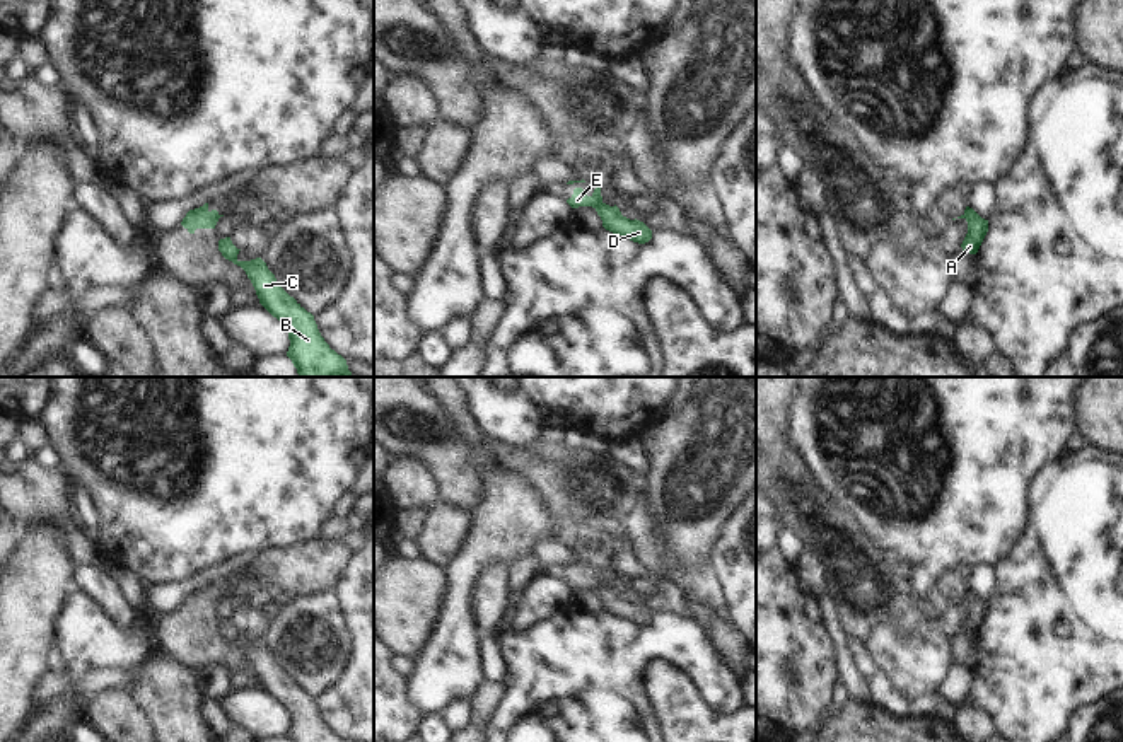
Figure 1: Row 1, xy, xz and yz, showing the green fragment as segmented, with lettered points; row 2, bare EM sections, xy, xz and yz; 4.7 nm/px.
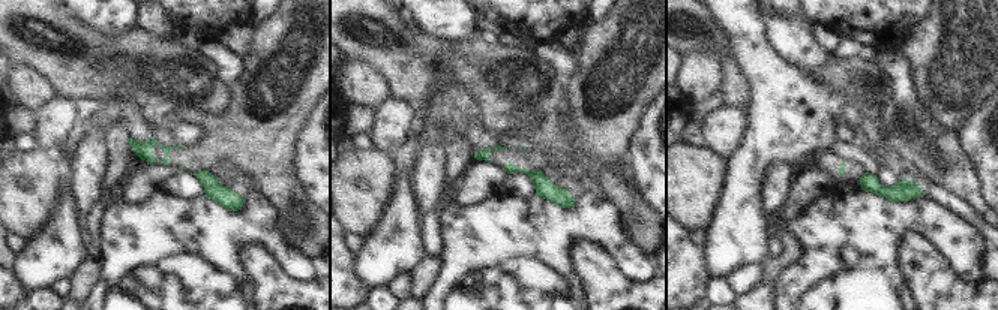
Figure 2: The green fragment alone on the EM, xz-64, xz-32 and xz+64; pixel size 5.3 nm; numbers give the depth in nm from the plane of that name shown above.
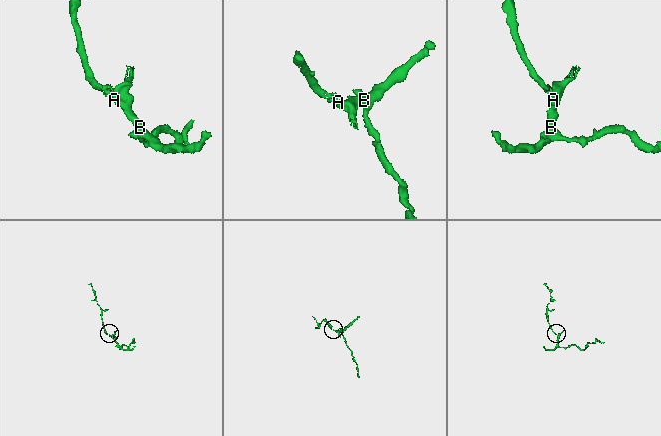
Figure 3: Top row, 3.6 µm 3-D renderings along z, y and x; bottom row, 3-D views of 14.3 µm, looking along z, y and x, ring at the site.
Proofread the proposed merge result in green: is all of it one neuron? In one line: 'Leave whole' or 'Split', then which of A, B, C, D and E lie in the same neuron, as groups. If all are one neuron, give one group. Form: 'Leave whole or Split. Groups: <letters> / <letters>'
Split. Groups: A B C D / E

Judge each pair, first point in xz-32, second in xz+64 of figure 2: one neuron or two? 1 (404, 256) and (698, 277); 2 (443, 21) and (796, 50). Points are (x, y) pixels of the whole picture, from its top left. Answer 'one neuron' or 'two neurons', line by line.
1: two neurons
2: one neuron

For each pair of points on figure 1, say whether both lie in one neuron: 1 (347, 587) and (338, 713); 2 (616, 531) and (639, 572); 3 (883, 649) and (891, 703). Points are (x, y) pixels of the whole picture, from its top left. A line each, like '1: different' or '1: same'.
1: same
2: same
3: different

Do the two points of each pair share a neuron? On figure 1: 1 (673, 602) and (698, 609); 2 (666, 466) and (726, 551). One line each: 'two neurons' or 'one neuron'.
1: two neurons
2: two neurons

